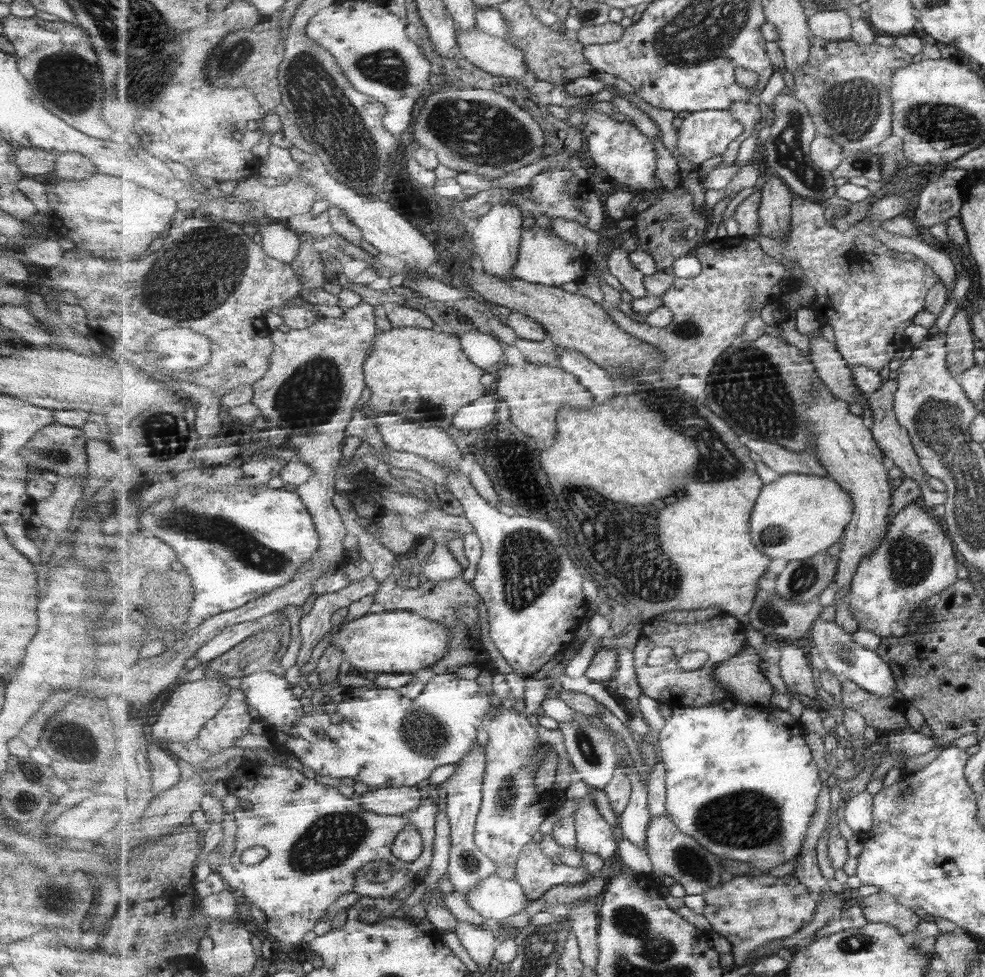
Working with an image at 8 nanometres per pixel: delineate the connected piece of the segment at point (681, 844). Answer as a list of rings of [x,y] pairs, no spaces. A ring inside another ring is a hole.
[[[668,815],[652,816],[646,839],[646,850],[652,863],[650,876],[657,884],[661,884],[664,877],[669,877],[682,885],[687,895],[702,896],[711,891],[711,888],[724,884],[721,880],[721,872],[725,870],[725,865],[721,863],[723,858],[713,854],[695,838],[681,831]]]

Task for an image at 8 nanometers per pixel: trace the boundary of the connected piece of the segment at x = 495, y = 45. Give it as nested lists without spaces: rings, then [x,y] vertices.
[[[479,27],[467,32],[459,30],[457,42],[462,57],[494,76],[519,79],[530,72],[523,49]]]

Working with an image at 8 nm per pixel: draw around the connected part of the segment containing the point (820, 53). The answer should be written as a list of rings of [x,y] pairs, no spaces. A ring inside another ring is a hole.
[[[813,35],[808,62],[794,74],[794,96],[809,107],[814,116],[818,134],[825,135],[843,147],[847,157],[858,152],[872,152],[872,148],[885,142],[894,134],[894,114],[891,110],[891,85],[893,76],[901,68],[913,64],[913,56],[899,46],[883,46],[877,42],[862,45],[849,38],[846,41],[830,41]]]

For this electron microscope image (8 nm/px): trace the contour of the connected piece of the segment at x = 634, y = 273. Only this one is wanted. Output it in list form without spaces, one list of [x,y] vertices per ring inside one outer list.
[[[625,247],[614,248],[609,257],[610,274],[615,276],[621,282],[623,288],[627,290],[635,299],[649,296],[644,280],[646,274],[643,274],[634,261],[629,259],[630,252]]]

